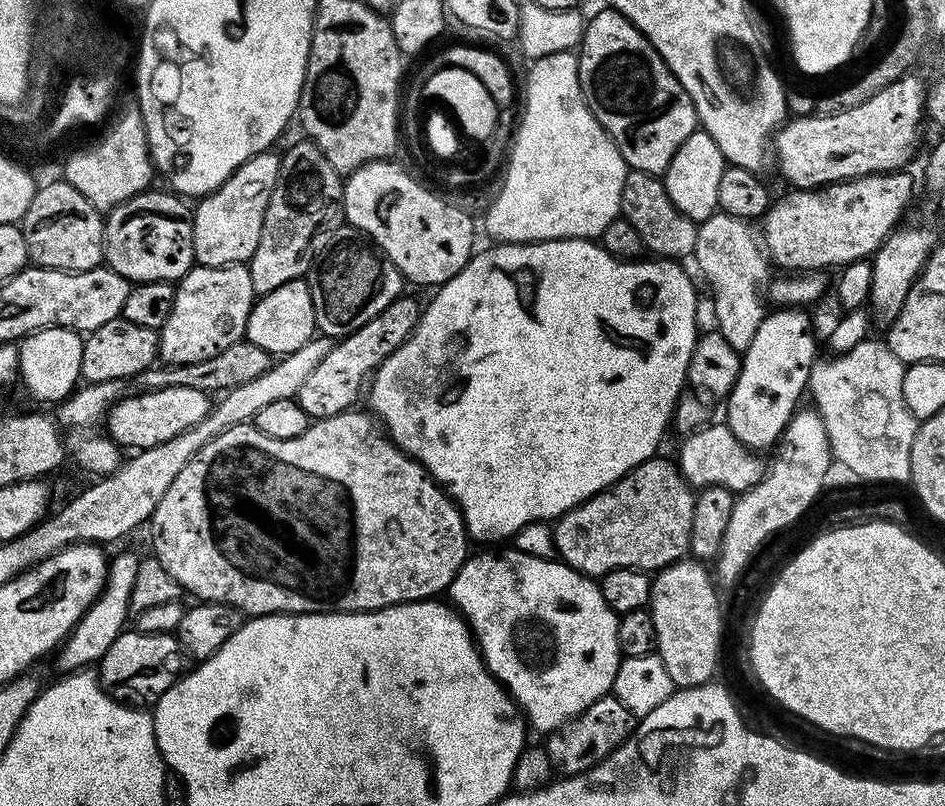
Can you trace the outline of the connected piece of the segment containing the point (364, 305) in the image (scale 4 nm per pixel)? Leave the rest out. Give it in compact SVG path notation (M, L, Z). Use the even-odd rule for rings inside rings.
M341 226L318 250L307 277L317 329L323 335L343 338L370 322L405 291L404 275L358 228Z

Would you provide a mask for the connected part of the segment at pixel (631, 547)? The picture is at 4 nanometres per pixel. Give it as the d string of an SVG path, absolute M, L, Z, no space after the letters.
M660 459L631 468L621 480L559 517L552 532L555 555L575 572L593 578L619 568L640 568L652 574L685 559L694 522L694 488L673 461Z

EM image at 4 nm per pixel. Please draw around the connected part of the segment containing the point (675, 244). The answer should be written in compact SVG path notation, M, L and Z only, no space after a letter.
M628 171L626 182L622 182L620 216L630 222L634 230L638 230L638 238L642 238L645 249L653 257L677 262L694 257L694 242L698 242L697 221L686 218L686 214L682 214L682 210L670 202L670 194L666 194L666 186L660 176L652 176L649 172Z

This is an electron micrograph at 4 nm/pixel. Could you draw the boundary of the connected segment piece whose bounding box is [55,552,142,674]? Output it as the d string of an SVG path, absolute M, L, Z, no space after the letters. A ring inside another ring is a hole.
M120 552L116 557L111 557L108 577L104 579L104 589L100 592L99 598L88 607L86 614L82 614L80 621L72 627L72 631L55 653L56 668L60 674L83 672L99 665L106 650L114 646L114 638L126 631L127 624L124 623L127 622L128 616L130 617L130 594L134 590L134 578L138 578L141 559L141 553L136 552Z

